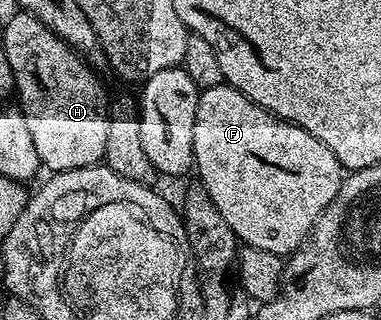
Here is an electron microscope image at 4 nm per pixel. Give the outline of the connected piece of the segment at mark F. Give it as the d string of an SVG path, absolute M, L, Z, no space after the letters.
M224 82L219 86L206 88L201 92L201 97L197 103L197 109L195 110L193 163L195 165L195 176L201 179L198 180L200 187L207 190L211 202L215 202L215 206L219 210L219 214L223 214L223 222L227 222L227 226L231 226L231 230L237 235L238 241L240 241L242 245L251 248L271 250L271 254L282 258L296 253L301 243L307 239L309 231L315 226L315 222L323 214L323 210L327 210L327 206L333 201L335 194L341 189L343 179L341 164L335 158L335 154L331 154L331 150L327 150L327 146L323 146L323 142L319 142L319 138L307 134L307 130L303 130L291 122L278 120L277 117L270 114L268 110L260 108L255 102L248 100L238 88L233 88Z

